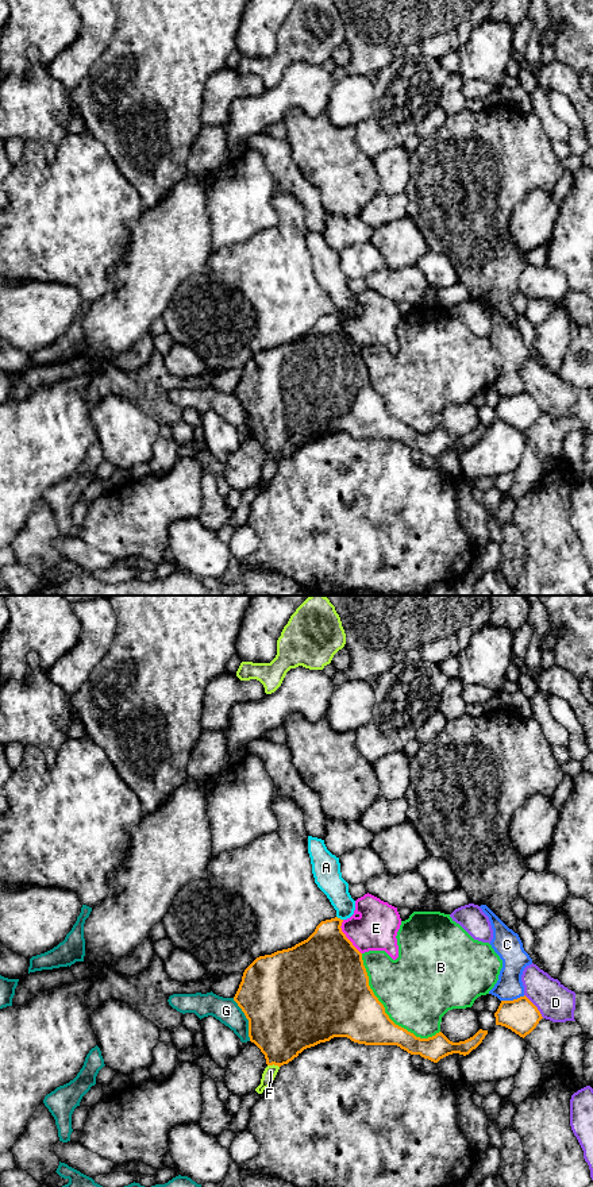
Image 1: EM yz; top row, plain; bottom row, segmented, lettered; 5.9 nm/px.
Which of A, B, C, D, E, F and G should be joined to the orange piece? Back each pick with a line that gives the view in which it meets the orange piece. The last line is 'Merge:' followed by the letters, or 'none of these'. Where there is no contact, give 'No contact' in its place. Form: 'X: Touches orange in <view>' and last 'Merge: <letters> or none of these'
Merge: none of these

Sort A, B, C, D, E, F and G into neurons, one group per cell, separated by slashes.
A / B / C / D / E / F / G

